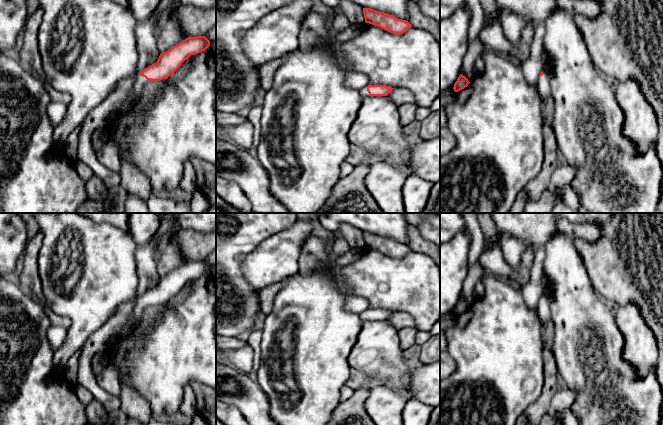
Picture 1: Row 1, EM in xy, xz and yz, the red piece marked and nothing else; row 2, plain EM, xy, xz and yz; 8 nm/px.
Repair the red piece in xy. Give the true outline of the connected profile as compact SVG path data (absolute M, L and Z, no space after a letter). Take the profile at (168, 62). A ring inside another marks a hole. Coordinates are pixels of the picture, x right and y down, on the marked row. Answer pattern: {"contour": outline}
{"contour": "M205 36L188 37L170 50L161 53L156 63L139 73L130 94L121 104L118 115L133 108L147 83L167 79L191 55L205 51L209 46L210 41Z"}

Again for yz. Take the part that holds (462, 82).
{"contour": "M460 74L460 76L458 77L457 81L454 84L453 89L455 92L458 92L467 87L469 83L470 82L468 81L468 79L462 74Z"}

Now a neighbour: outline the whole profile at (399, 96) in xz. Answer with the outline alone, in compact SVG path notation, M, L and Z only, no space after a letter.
M394 88L386 97L397 107L402 104L416 104L415 95L406 88Z

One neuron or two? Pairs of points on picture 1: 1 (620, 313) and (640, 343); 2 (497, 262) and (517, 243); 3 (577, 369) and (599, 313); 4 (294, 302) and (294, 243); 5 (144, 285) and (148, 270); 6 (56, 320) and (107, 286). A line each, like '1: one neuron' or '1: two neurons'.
1: one neuron
2: two neurons
3: one neuron
4: two neurons
5: one neuron
6: two neurons

